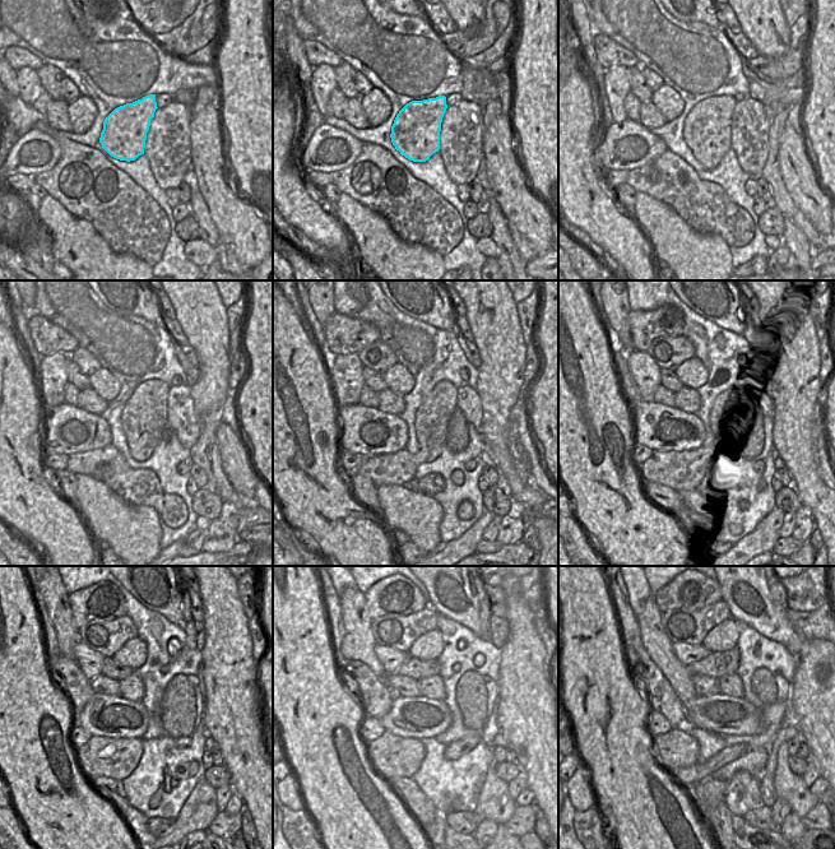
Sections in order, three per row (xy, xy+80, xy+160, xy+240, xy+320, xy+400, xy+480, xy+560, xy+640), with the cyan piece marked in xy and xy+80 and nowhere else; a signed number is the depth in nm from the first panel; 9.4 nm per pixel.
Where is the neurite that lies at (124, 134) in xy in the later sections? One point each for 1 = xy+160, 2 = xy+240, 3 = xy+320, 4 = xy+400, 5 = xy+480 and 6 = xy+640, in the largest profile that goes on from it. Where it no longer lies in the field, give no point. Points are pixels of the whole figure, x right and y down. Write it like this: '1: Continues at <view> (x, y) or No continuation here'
1: Continues at xy+160 (706, 131)
2: Continues at xy+240 (144, 417)
3: Continues at xy+320 (398, 468)
4: Continues at xy+400 (680, 471)
5: Continues at xy+480 (101, 756)
6: Continues at xy+640 (675, 750).

